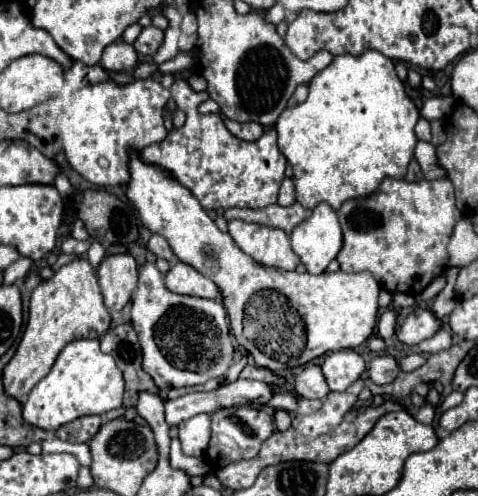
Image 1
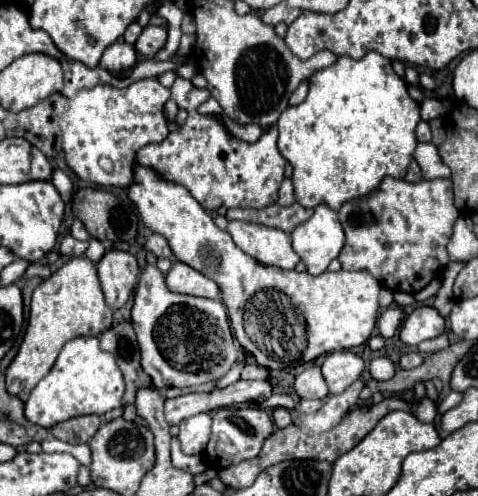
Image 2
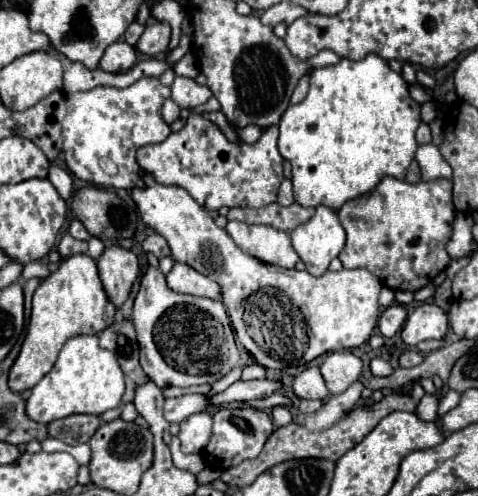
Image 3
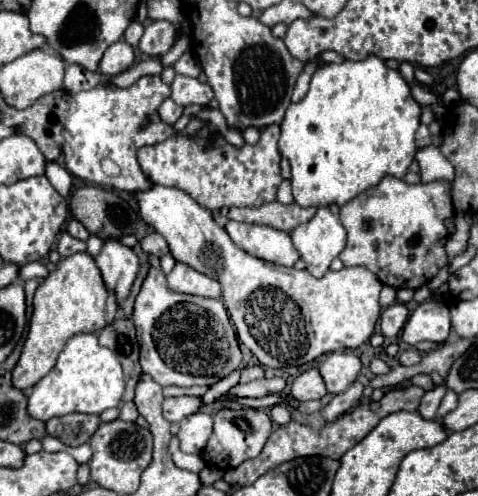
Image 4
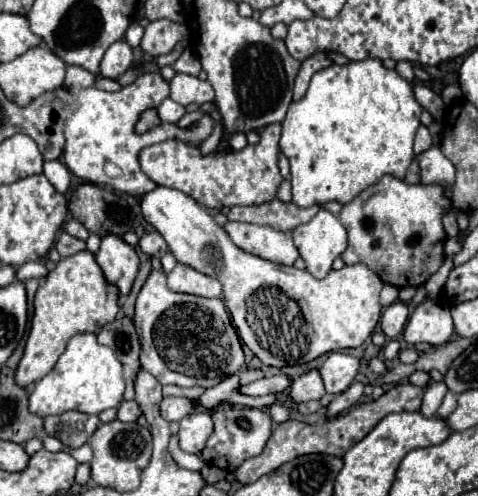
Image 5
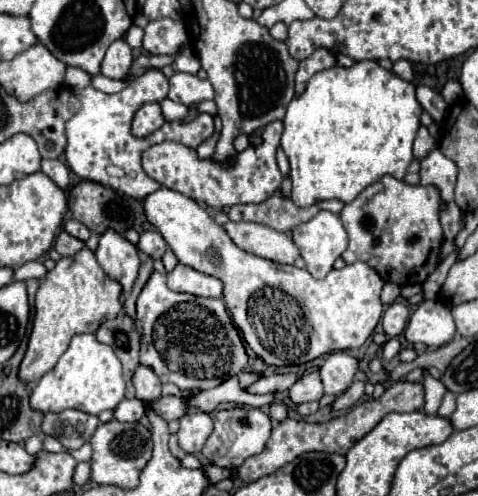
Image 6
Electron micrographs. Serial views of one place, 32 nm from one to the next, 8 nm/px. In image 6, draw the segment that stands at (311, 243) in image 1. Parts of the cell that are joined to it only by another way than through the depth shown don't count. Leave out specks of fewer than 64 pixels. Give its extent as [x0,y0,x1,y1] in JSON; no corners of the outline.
[294,210,348,278]

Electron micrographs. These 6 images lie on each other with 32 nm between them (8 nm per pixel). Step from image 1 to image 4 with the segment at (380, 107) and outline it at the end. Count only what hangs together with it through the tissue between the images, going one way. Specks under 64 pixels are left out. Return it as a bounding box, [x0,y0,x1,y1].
[278,56,420,206]

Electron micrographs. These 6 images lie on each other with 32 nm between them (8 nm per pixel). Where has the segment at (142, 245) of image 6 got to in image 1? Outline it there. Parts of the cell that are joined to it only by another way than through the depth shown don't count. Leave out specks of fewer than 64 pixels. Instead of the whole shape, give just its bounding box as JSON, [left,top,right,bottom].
[148,234,176,262]

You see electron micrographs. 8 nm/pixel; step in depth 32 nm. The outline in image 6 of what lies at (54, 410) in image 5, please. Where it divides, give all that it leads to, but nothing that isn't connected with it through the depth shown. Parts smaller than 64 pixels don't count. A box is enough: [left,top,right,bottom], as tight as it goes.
[30,334,124,414]

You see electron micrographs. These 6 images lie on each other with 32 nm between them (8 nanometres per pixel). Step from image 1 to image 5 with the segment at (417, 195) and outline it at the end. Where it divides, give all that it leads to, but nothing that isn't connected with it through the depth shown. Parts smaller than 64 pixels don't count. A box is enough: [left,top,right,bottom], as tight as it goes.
[340,176,450,286]

